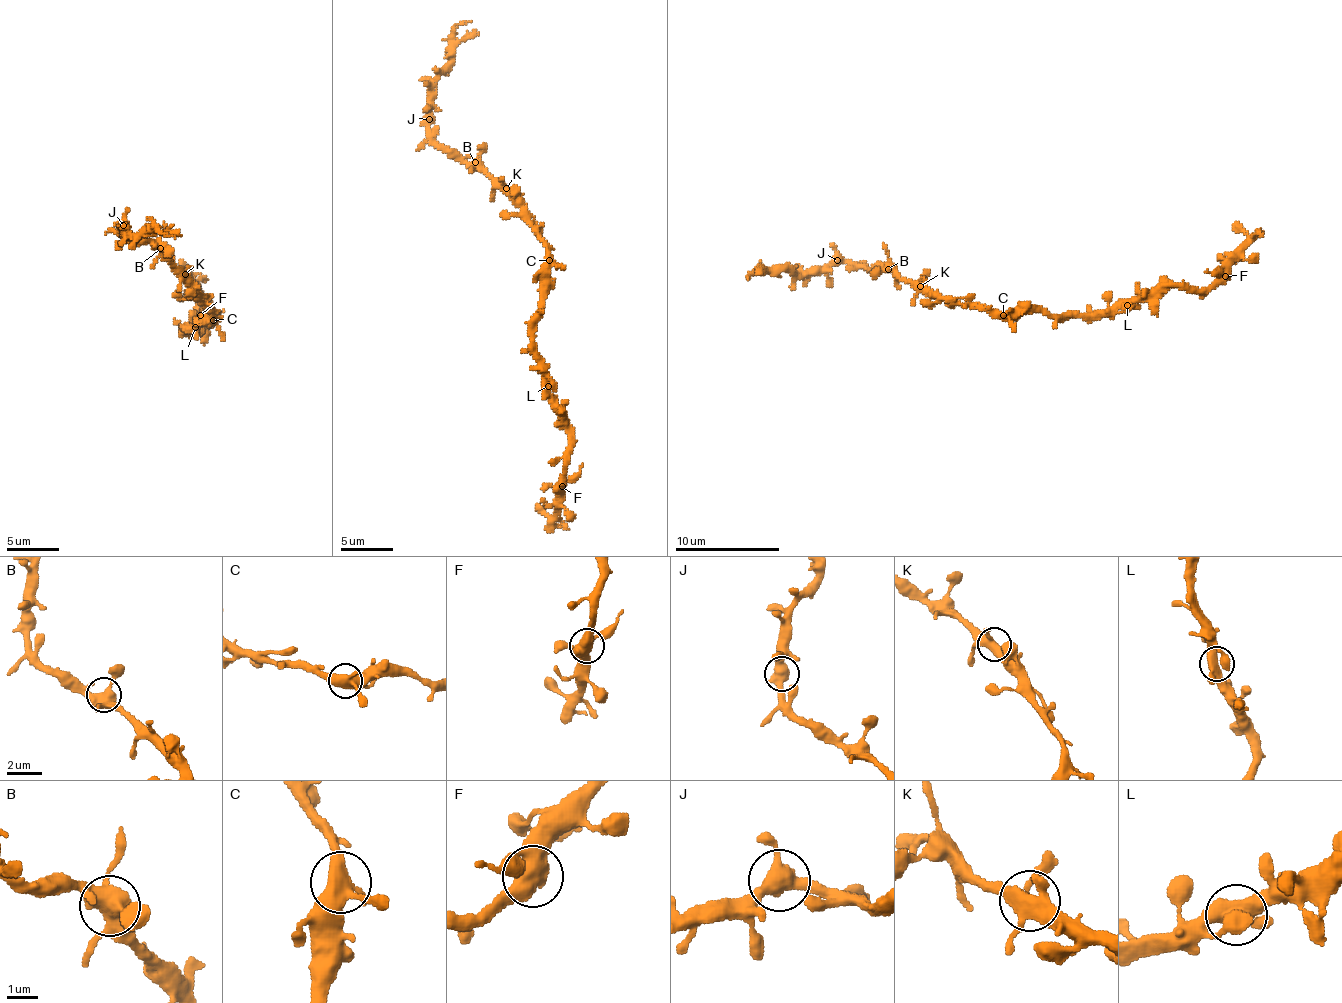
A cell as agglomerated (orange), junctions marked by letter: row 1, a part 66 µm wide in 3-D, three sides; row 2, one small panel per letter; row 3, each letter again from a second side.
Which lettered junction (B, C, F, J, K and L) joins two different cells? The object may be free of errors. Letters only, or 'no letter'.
no letter

